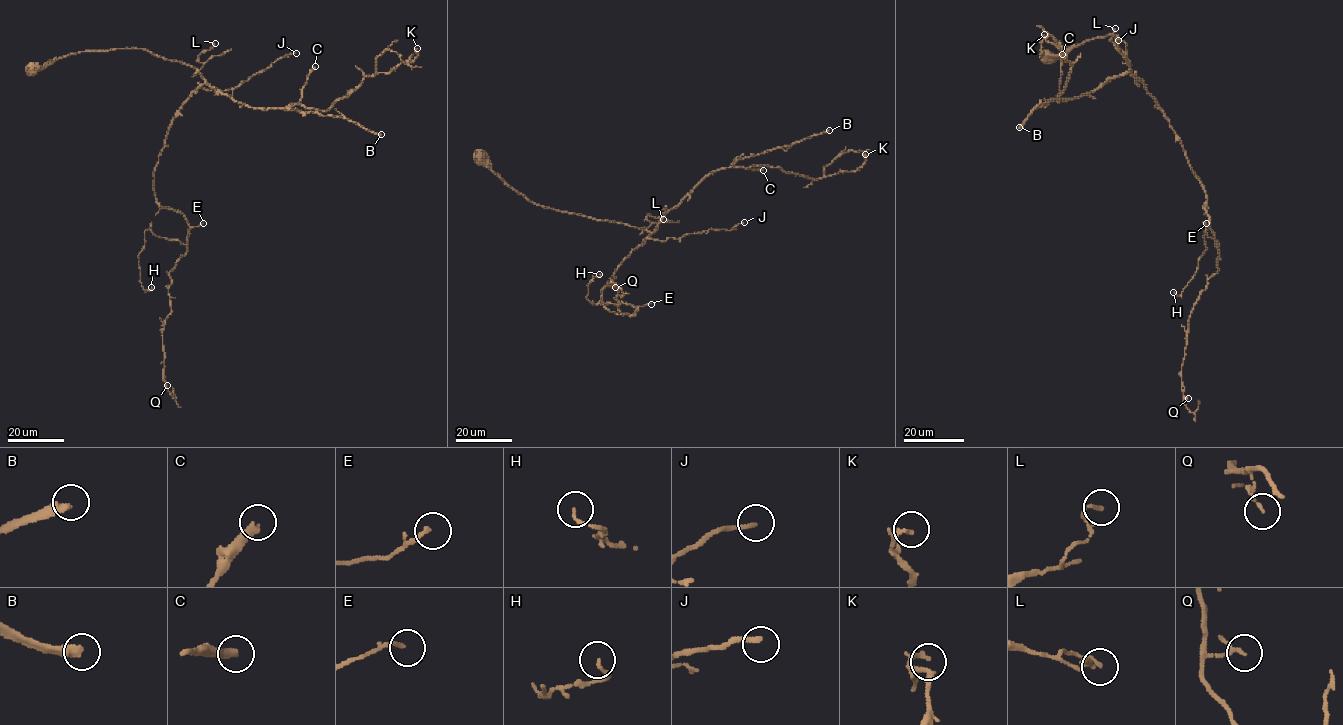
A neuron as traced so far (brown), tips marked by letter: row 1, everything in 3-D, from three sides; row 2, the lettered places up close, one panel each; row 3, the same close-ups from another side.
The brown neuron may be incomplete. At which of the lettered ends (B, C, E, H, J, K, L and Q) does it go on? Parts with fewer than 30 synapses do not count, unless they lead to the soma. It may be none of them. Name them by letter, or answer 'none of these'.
B

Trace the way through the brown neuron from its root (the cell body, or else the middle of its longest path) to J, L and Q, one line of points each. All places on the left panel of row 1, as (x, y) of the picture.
J: (31, 69), (80, 52), (145, 49), (191, 65), (206, 90), (227, 90), (296, 53)
L: (31, 69), (43, 69), (80, 52), (145, 49), (198, 71), (203, 66), (198, 56), (215, 43)
Q: (31, 69), (145, 49), (205, 81), (175, 116), (154, 172), (157, 201), (189, 227), (170, 272), (167, 385)

